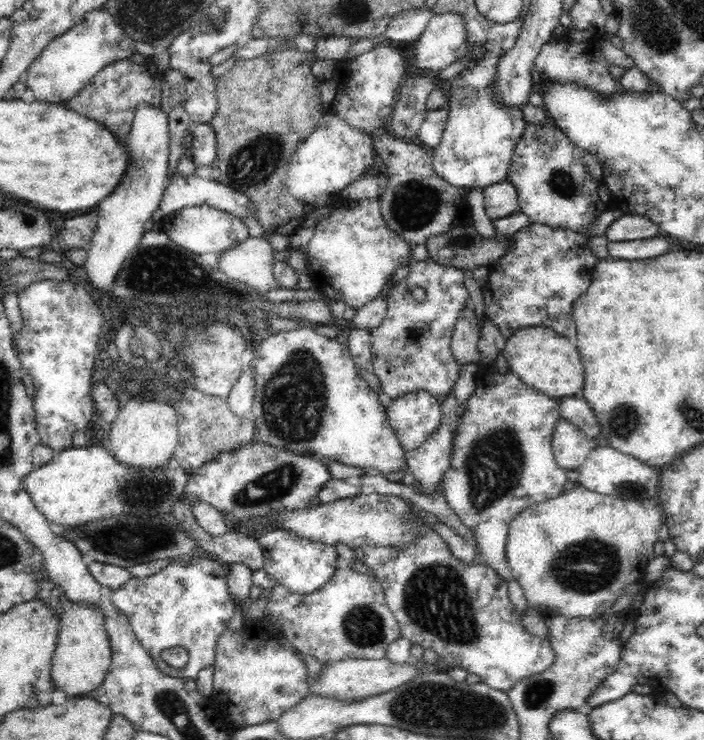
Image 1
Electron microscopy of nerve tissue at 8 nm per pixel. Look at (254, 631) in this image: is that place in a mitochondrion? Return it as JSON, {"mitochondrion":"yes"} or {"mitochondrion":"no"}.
{"mitochondrion":"no"}

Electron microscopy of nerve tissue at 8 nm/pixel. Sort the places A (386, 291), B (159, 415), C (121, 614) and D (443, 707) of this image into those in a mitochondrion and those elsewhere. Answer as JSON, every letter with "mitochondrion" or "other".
{"A":"other","B":"other","C":"other","D":"mitochondrion"}

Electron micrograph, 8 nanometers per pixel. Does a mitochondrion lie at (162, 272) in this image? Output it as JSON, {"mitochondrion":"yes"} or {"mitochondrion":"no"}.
{"mitochondrion":"yes"}

